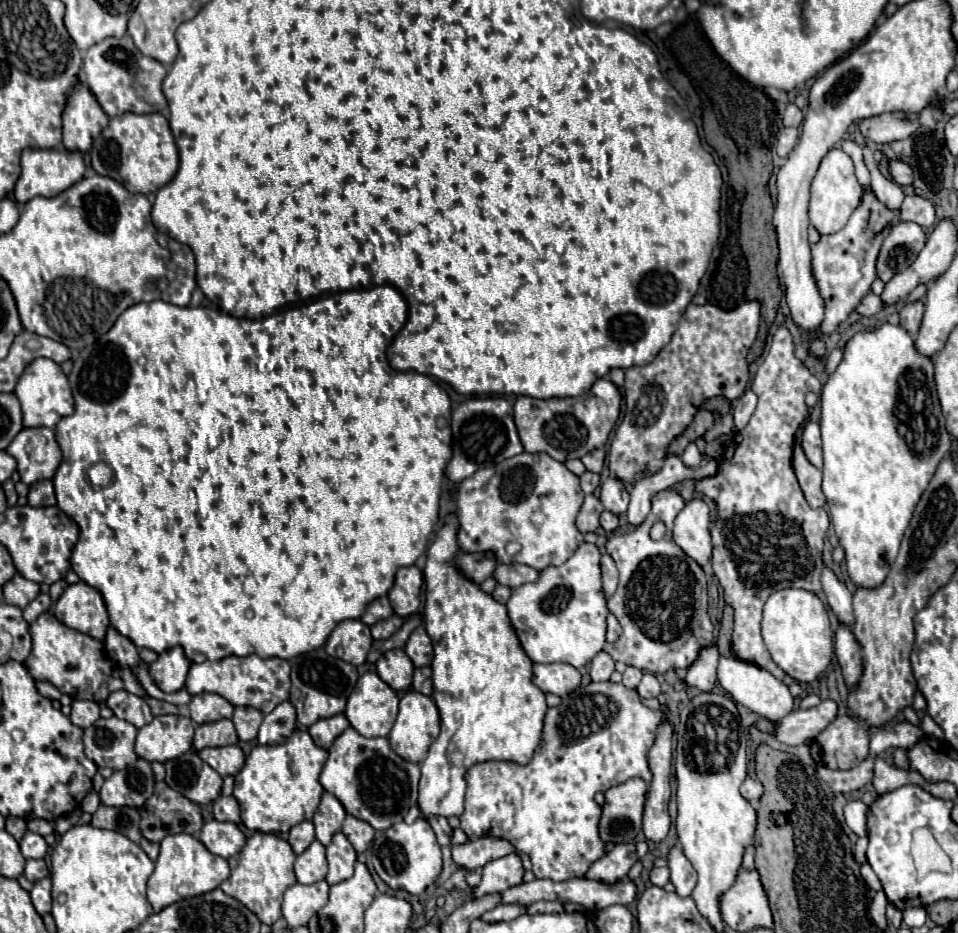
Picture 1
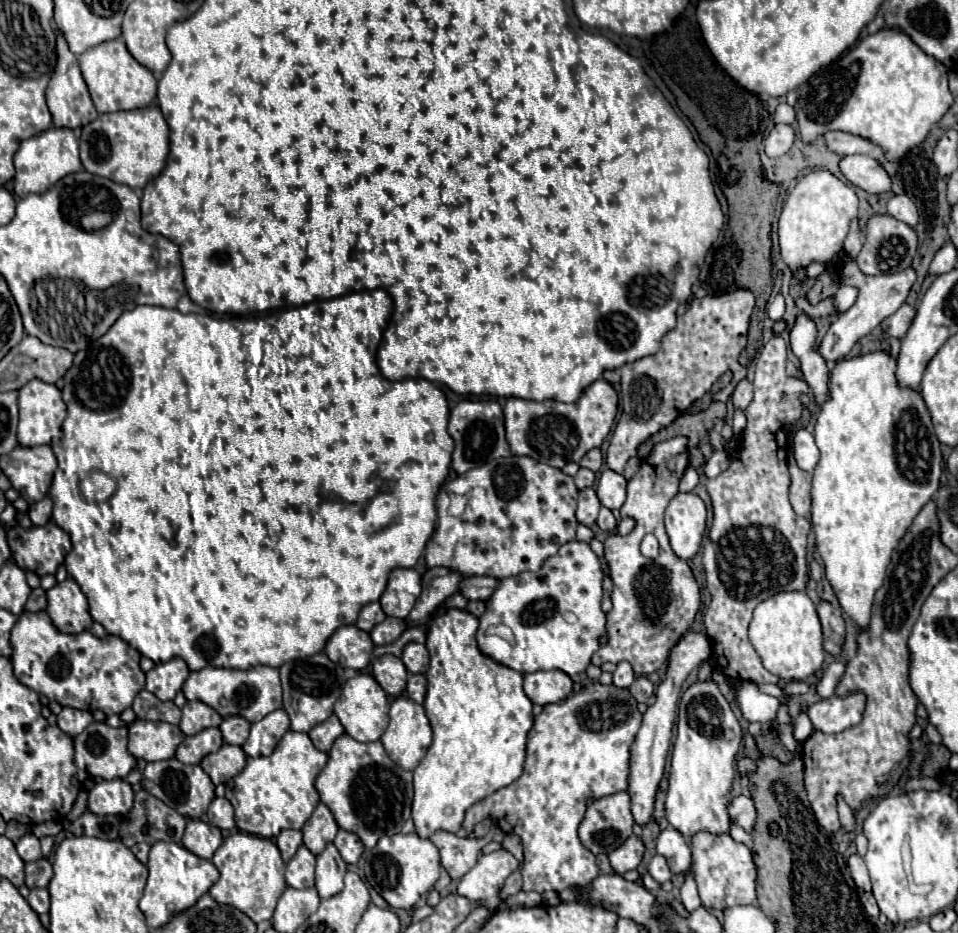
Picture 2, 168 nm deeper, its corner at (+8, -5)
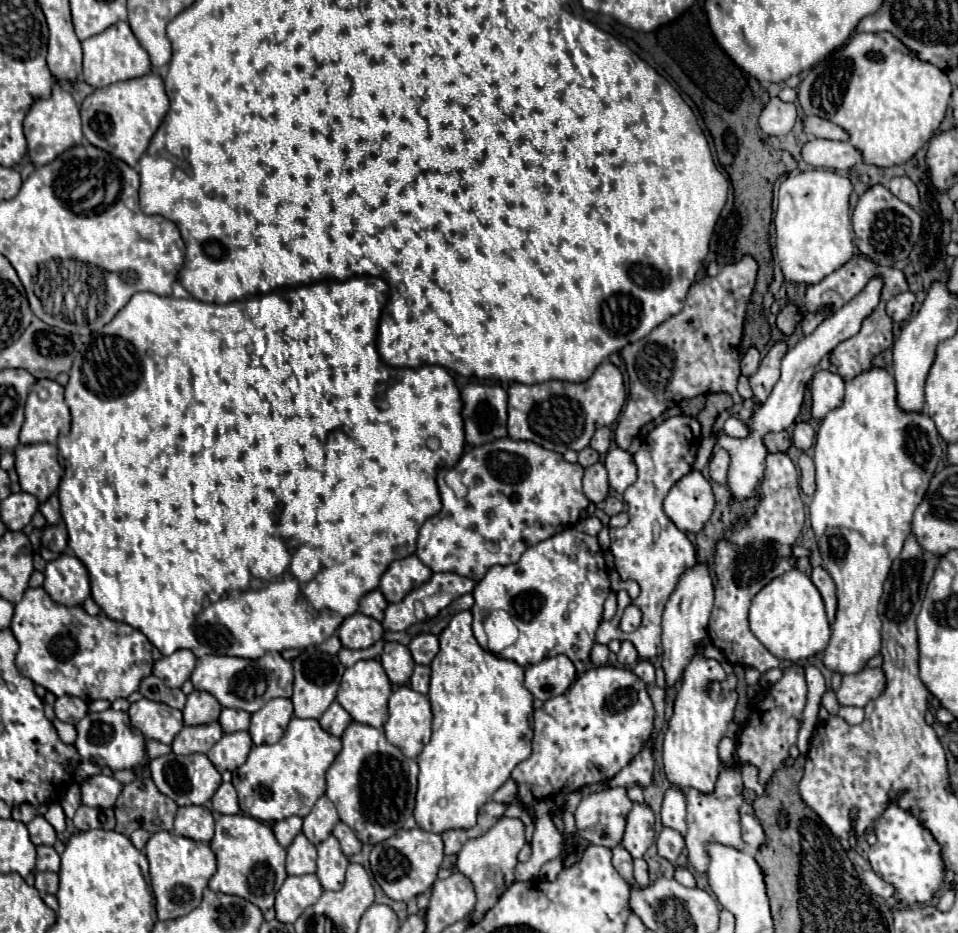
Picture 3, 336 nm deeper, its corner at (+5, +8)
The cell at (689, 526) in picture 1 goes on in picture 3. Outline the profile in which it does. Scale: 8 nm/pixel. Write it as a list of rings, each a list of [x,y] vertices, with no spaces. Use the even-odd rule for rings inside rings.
[[[698,470],[682,476],[664,500],[668,518],[682,532],[698,532],[714,510],[714,494],[710,482]]]

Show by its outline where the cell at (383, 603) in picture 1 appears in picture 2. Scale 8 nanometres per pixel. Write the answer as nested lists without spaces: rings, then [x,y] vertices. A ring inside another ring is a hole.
[[[369,603],[369,605],[365,605],[363,609],[361,609],[361,613],[359,613],[359,619],[357,619],[357,627],[359,629],[363,629],[363,631],[371,631],[377,623],[381,623],[383,619],[385,619],[387,615],[383,613],[383,609],[381,609],[381,605],[379,603]]]

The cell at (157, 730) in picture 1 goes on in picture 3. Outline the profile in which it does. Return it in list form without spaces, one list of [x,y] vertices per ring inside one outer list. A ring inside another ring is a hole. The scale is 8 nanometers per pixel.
[[[148,698],[134,702],[128,714],[130,714],[132,726],[138,728],[146,740],[158,740],[164,744],[172,744],[174,736],[184,726],[180,710]]]

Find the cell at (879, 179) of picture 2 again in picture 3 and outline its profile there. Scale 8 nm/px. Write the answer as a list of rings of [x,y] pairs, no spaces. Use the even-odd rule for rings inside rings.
[[[810,138],[802,146],[802,158],[806,164],[814,168],[834,168],[834,170],[850,170],[856,162],[860,162],[860,152],[852,148],[850,142],[834,142],[822,138]]]

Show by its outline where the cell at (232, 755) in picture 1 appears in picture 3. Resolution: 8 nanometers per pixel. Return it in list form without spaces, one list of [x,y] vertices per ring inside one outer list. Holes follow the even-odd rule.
[[[232,732],[232,734],[224,734],[210,748],[208,758],[218,772],[226,772],[226,770],[232,772],[246,762],[250,748],[252,748],[252,738],[248,732]]]

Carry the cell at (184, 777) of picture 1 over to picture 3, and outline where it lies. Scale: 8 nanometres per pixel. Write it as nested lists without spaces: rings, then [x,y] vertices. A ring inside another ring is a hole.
[[[166,754],[150,762],[150,774],[156,784],[156,788],[170,796],[178,806],[190,806],[190,804],[206,804],[212,794],[218,790],[222,776],[214,768],[214,764],[208,760],[206,754],[190,754],[190,756],[176,756],[176,754]]]

